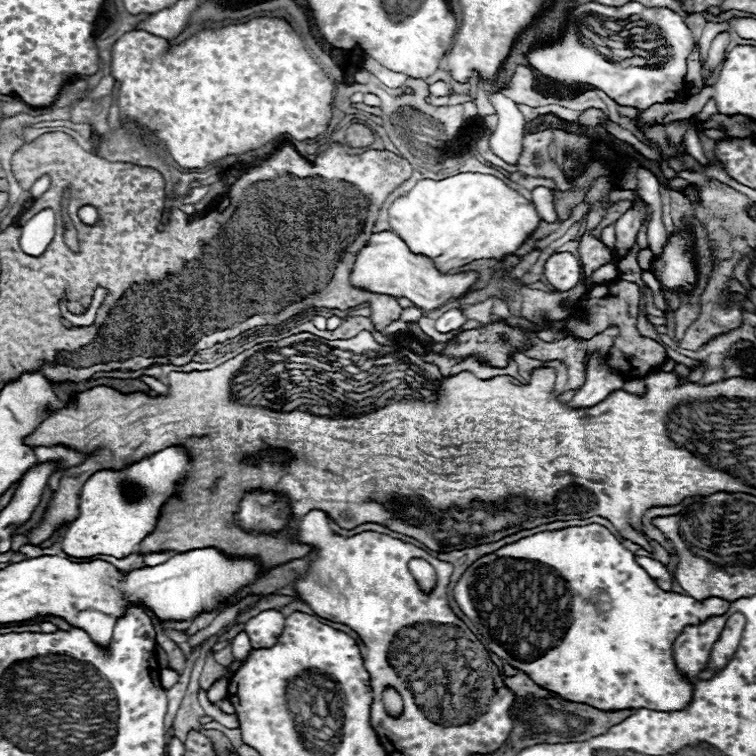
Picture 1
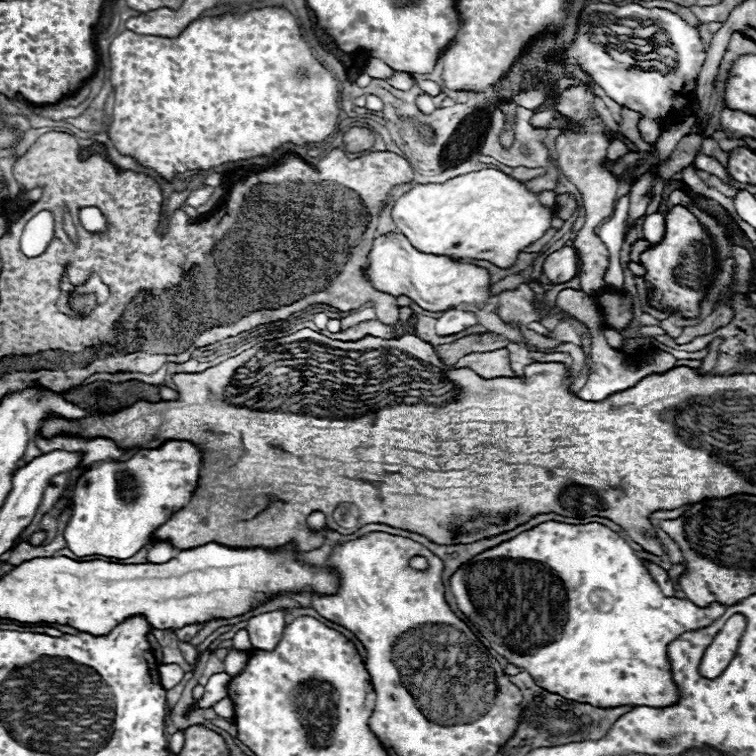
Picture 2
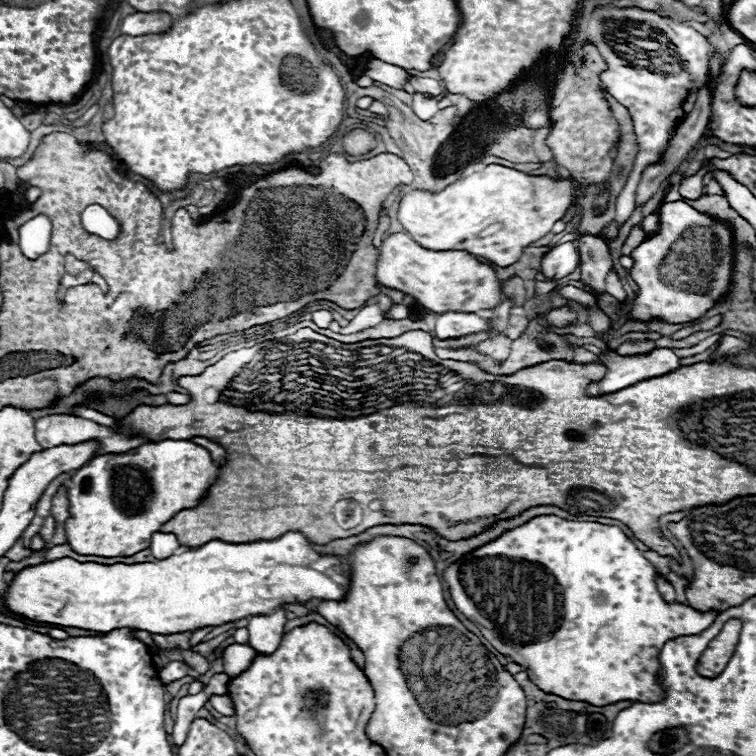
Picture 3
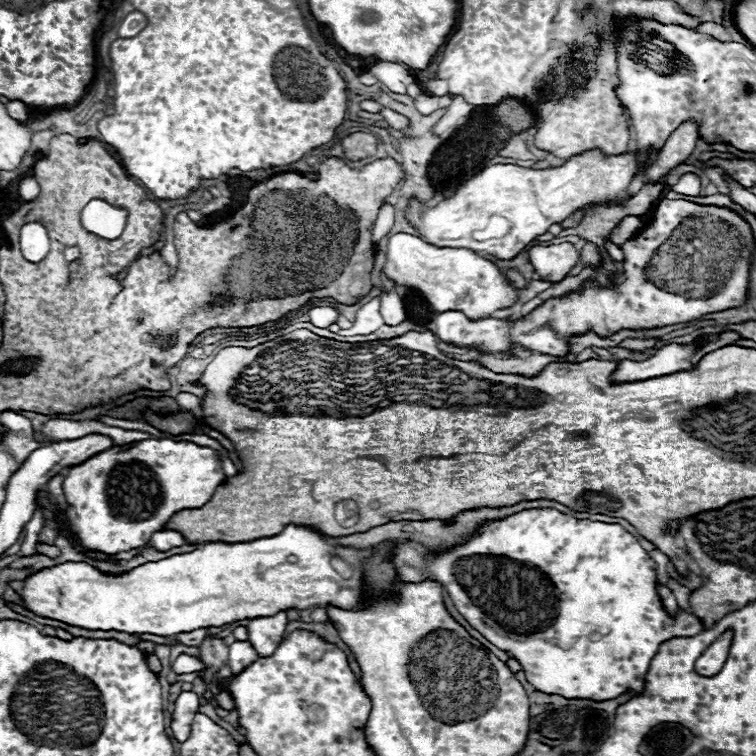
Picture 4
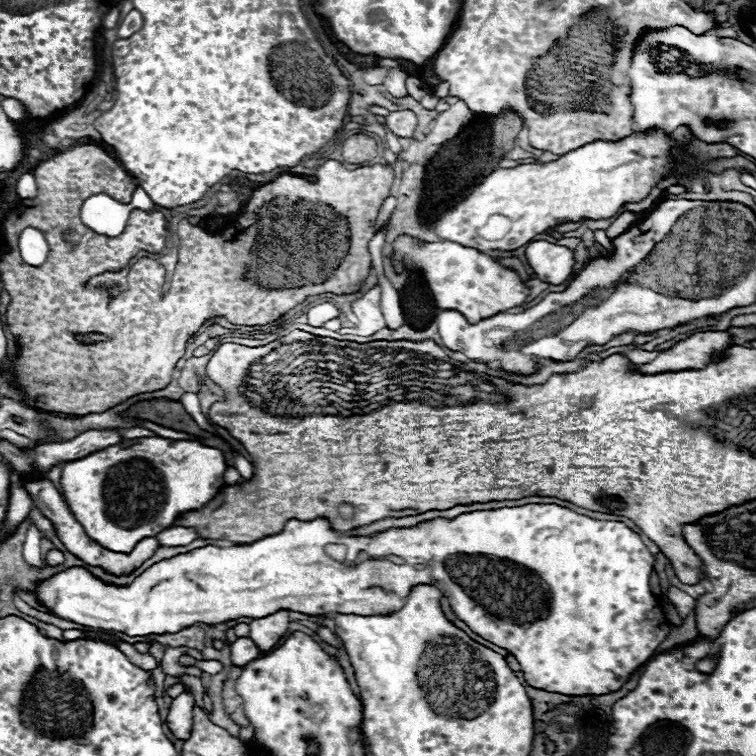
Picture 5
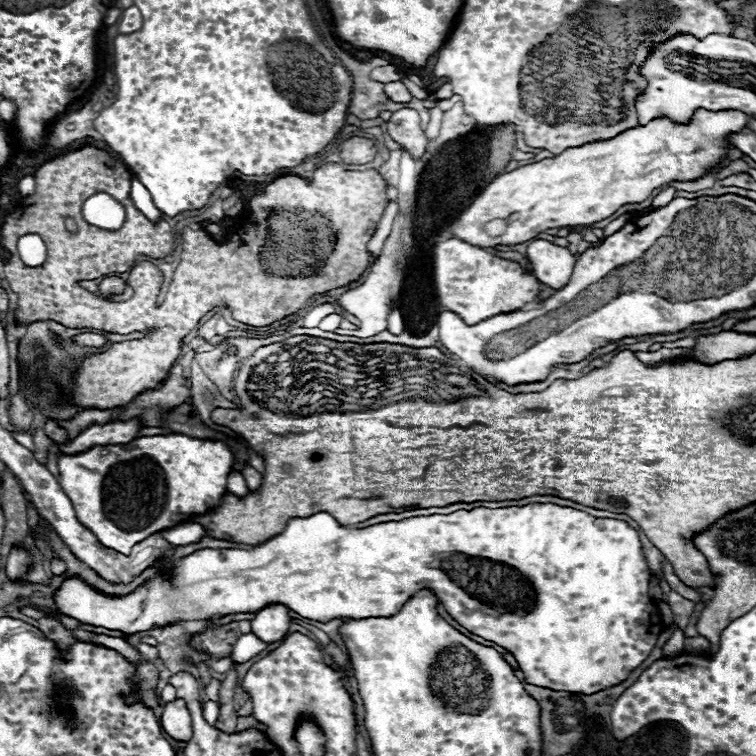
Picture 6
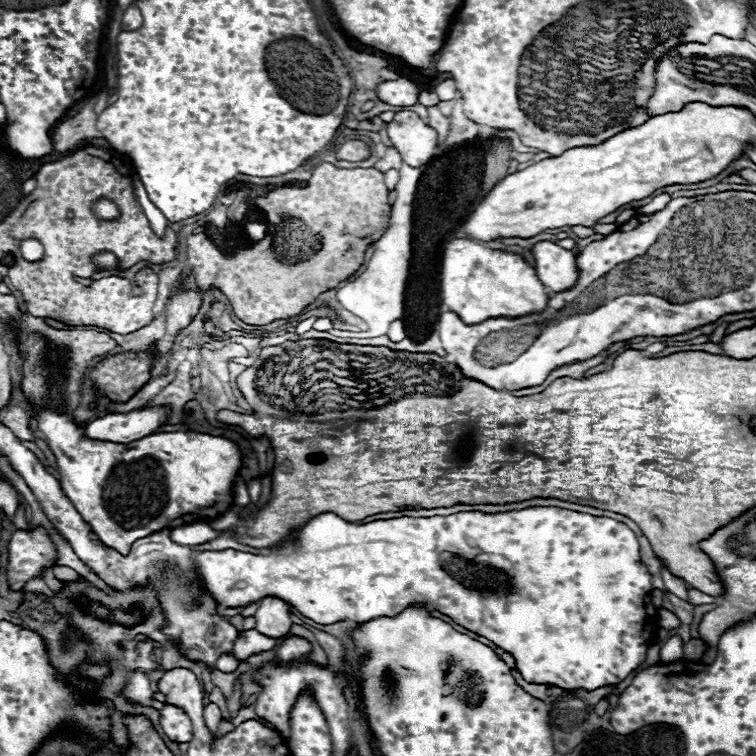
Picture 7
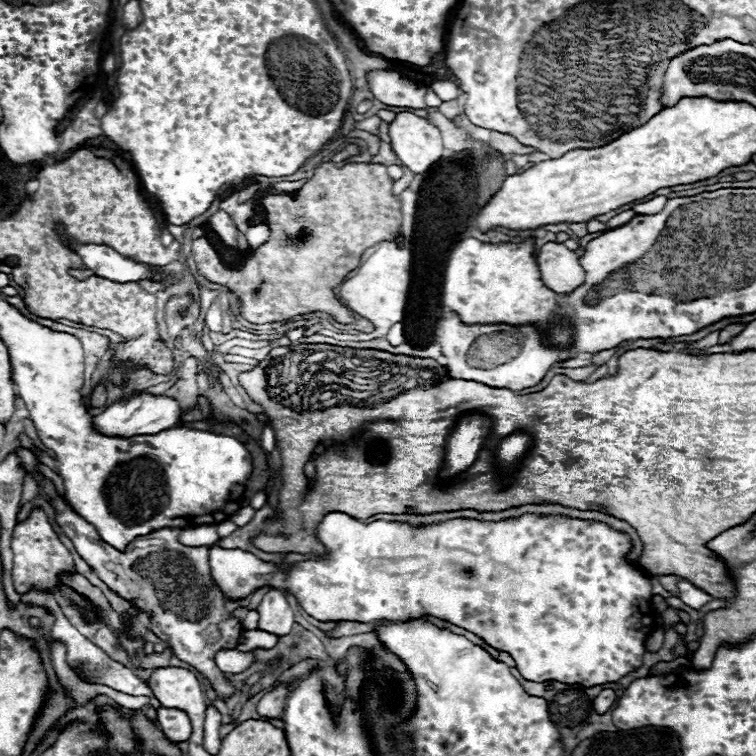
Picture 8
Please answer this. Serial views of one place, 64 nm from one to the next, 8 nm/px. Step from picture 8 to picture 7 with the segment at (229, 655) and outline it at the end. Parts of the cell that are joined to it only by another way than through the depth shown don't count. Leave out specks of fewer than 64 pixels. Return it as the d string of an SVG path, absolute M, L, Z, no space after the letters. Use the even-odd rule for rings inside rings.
M228 652L228 654L222 654L218 658L218 670L220 672L234 672L240 666L240 663L240 660L232 652Z

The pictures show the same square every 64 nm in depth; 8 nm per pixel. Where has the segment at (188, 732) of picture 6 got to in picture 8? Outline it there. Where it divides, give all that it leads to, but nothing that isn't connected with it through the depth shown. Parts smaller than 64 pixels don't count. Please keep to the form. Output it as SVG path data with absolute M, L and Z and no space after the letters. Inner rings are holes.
M158 708L158 722L162 726L162 732L172 740L172 742L184 742L192 734L190 718L184 710L178 708Z

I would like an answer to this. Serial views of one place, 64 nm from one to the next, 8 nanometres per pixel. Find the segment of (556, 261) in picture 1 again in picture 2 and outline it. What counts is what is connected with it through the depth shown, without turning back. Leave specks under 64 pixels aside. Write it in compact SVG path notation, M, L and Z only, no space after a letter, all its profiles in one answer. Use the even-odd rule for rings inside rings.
M562 246L544 260L544 274L550 282L568 282L578 272L578 254L572 246Z

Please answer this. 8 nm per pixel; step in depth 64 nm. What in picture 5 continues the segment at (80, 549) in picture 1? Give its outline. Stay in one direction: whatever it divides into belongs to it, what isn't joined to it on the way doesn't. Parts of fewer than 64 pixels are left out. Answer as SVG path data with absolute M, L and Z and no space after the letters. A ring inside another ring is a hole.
M152 436L120 442L116 446L92 452L84 458L66 462L62 466L60 486L74 518L82 524L84 532L92 540L96 540L106 550L130 554L140 540L156 536L158 532L170 528L180 514L200 510L210 500L214 500L214 496L224 486L226 468L226 456L218 448L204 446L196 440L170 440L162 436Z

